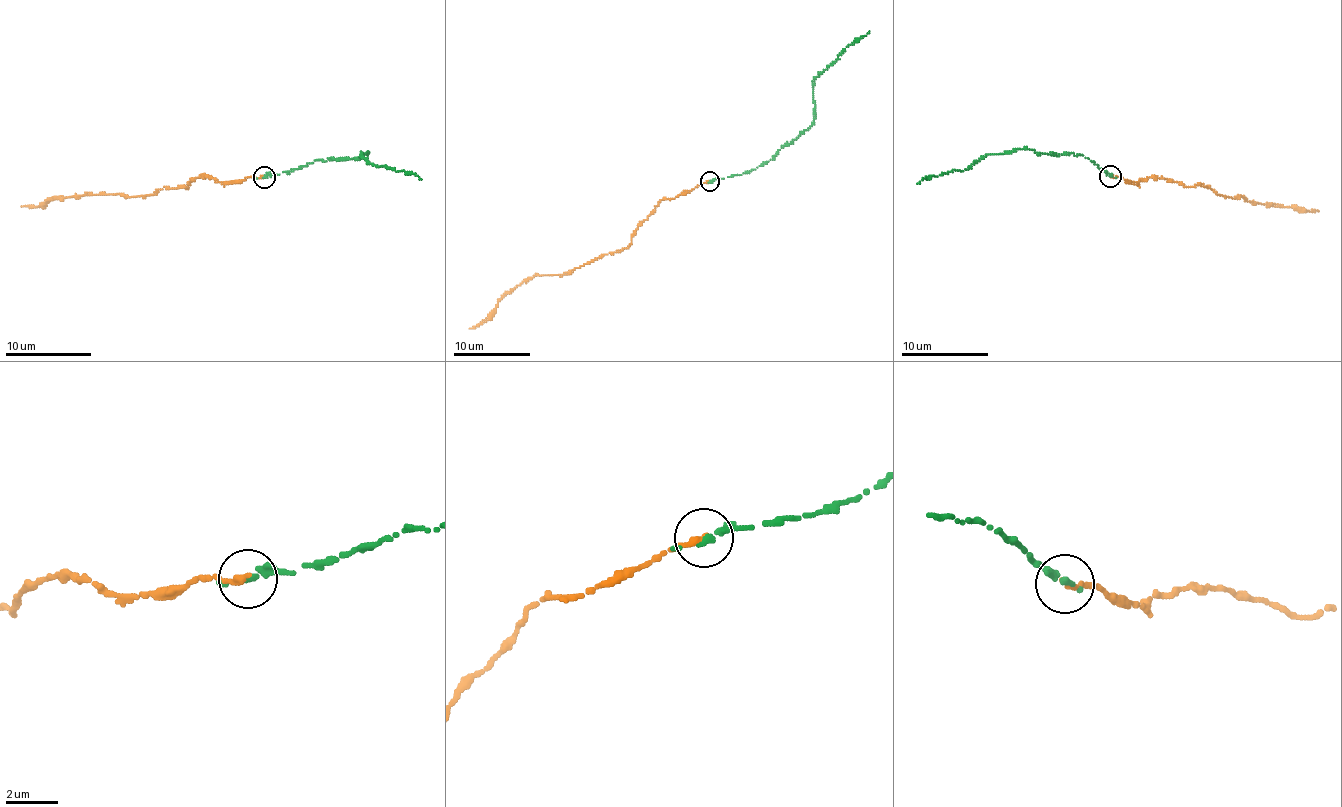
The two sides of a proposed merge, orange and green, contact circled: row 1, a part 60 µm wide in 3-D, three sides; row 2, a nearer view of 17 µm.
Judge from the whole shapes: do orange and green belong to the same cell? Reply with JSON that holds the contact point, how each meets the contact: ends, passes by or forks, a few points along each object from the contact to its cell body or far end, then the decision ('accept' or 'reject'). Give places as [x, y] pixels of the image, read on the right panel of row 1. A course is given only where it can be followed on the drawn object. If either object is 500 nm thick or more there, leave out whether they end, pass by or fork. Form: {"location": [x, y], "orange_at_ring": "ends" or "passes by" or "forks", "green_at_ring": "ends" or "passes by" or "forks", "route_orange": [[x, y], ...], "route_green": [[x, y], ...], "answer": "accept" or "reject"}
{"location": [1110, 176], "orange_at_ring": "ends", "green_at_ring": "passes by", "route_orange": [[1110, 176], [1136, 182], [1172, 179], [1186, 186], [1200, 185], [1217, 194], [1241, 196], [1250, 202], [1318, 211]], "route_green": [[1110, 176], [1082, 154], [1027, 149], [986, 154], [962, 171], [942, 173], [917, 183]], "answer": "accept"}

